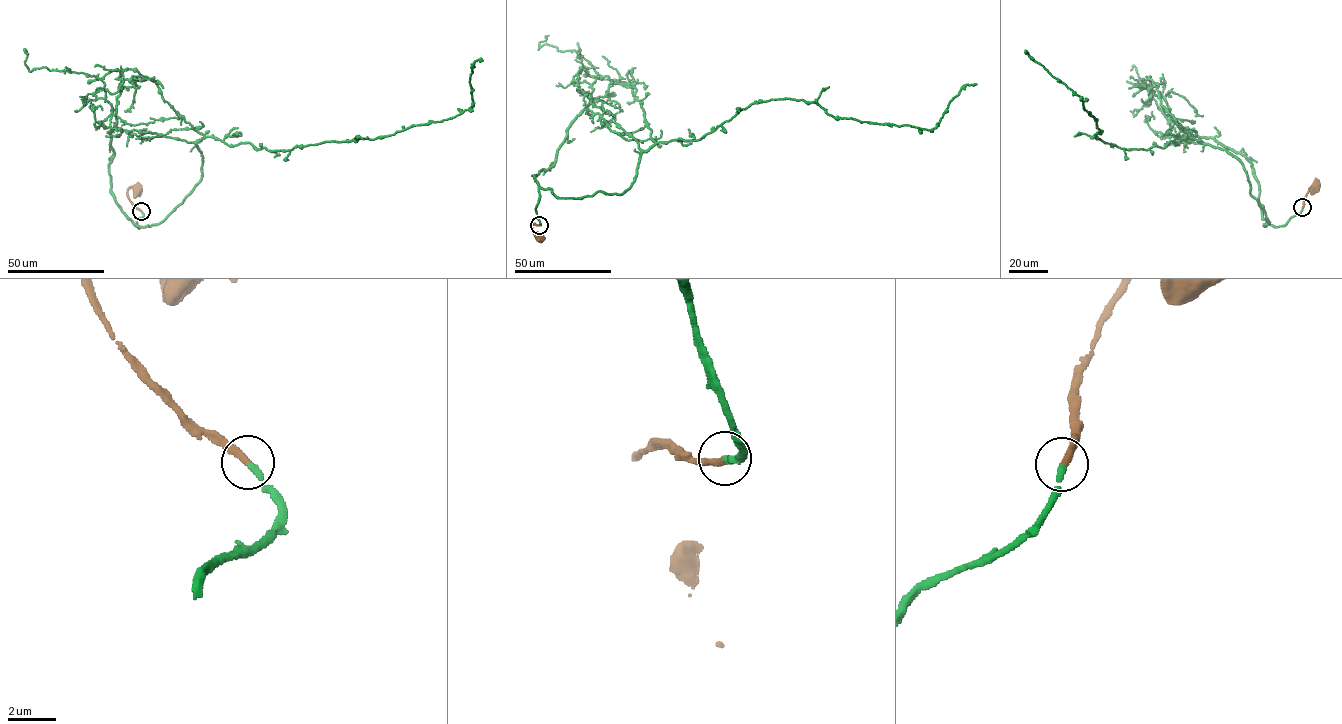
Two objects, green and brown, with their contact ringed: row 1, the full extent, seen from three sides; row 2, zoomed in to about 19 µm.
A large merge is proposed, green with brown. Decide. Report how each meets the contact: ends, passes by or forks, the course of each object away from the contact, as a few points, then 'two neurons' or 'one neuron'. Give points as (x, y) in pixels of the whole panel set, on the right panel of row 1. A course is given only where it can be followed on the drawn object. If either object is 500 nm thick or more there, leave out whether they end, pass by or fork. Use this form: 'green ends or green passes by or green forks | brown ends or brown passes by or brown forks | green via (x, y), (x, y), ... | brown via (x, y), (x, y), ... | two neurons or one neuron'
green ends | brown ends | green via (1302, 207), (1264, 225), (1242, 163), (1194, 139), (1147, 149), (1095, 138), (1082, 99), (1025, 53) | brown via (1302, 207), (1309, 189), (1316, 185) | one neuron

